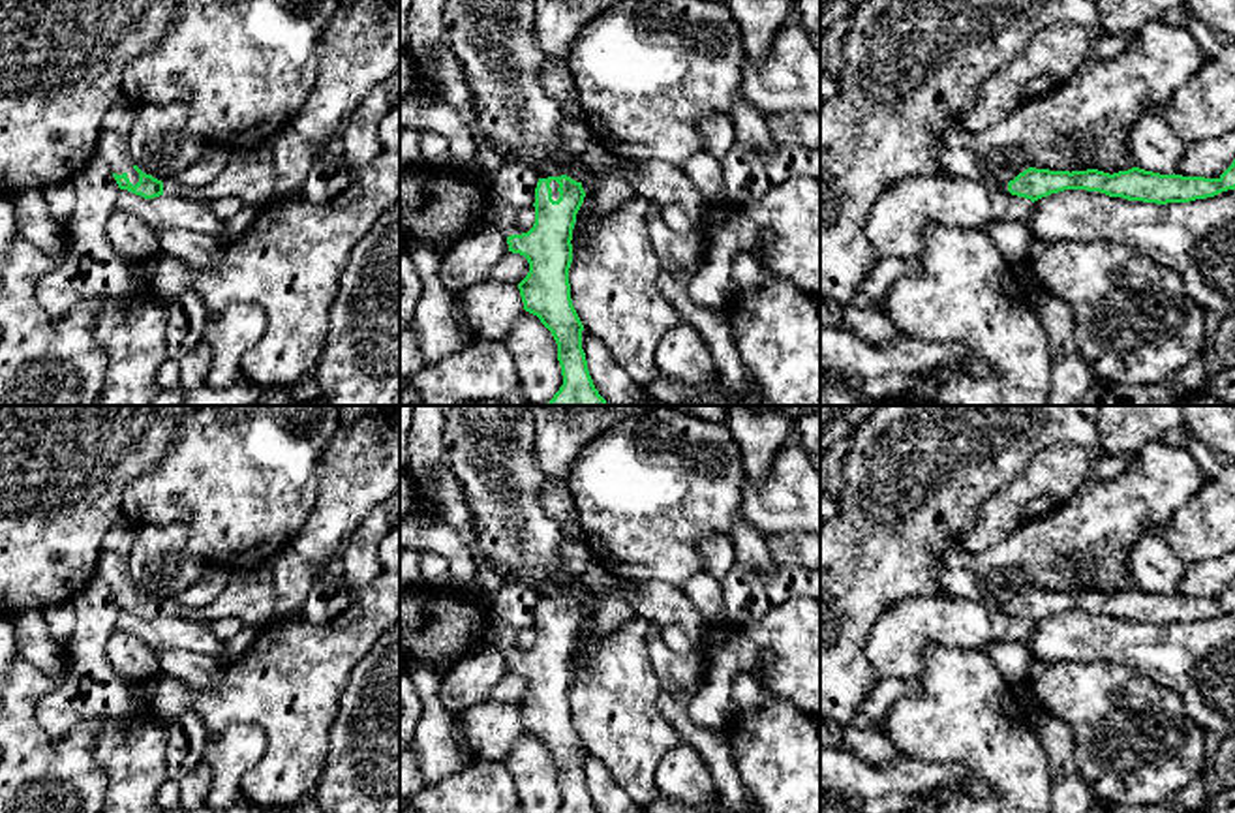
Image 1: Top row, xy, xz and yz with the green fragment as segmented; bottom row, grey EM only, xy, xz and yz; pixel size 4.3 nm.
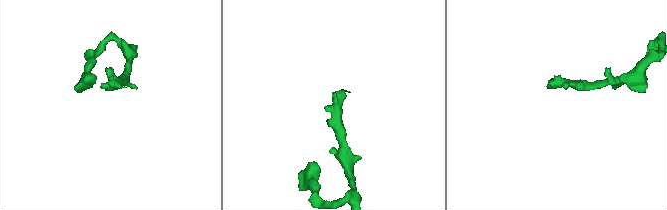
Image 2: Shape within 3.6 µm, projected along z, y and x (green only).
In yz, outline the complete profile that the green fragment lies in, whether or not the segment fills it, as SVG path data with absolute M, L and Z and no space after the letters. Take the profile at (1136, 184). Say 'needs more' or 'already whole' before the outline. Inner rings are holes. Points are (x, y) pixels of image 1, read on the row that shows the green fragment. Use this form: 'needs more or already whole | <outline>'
already whole | M1235 160L1218 178L1160 175L1139 167L1113 175L1098 169L1070 173L1029 167L1008 182L1012 195L1032 203L1064 190L1100 192L1109 197L1156 205L1190 203L1235 190Z

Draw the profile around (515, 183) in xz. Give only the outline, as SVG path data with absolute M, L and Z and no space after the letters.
M509 163L492 180L492 193L522 210L533 207L537 182L539 175L533 167Z

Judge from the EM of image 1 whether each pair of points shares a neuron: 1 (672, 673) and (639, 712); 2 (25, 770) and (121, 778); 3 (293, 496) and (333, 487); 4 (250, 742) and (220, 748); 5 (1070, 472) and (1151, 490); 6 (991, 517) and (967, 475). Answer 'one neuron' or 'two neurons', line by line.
1: two neurons
2: two neurons
3: two neurons
4: one neuron
5: two neurons
6: two neurons

